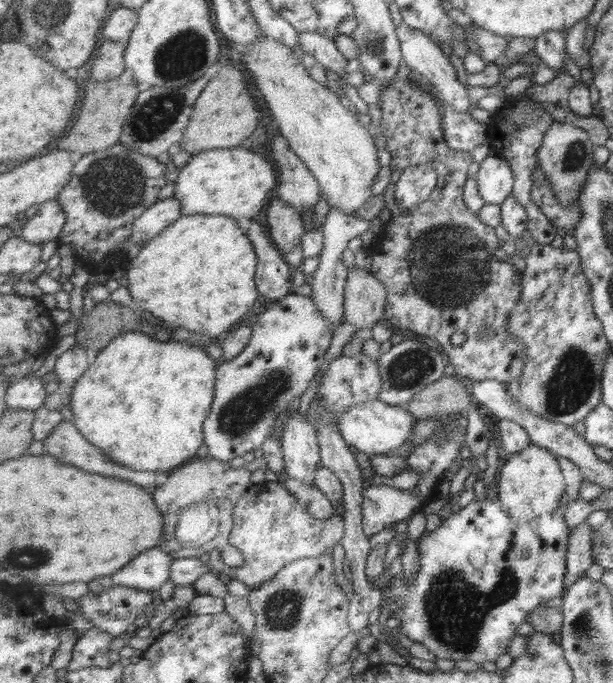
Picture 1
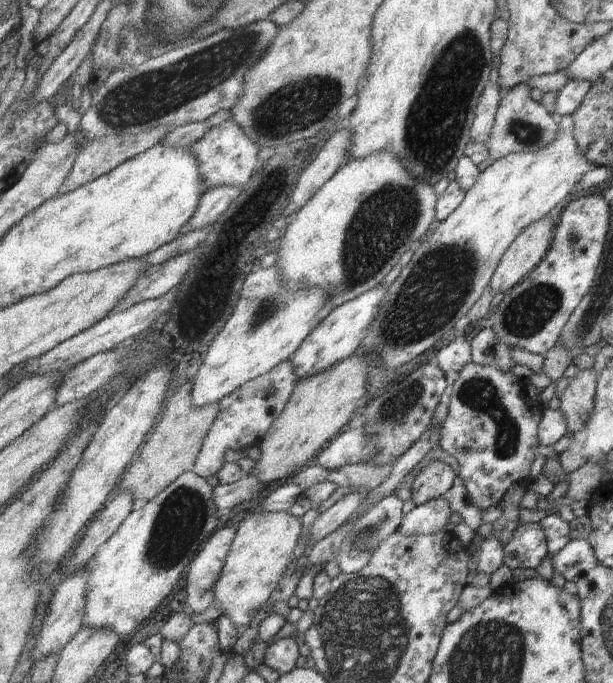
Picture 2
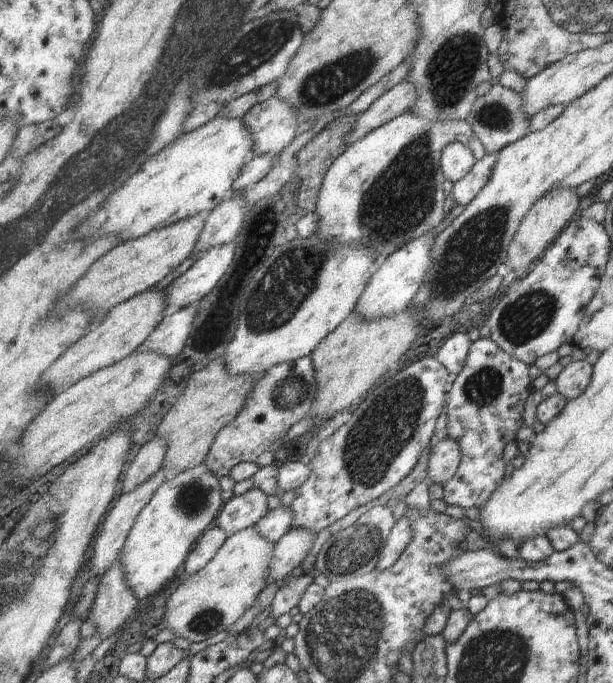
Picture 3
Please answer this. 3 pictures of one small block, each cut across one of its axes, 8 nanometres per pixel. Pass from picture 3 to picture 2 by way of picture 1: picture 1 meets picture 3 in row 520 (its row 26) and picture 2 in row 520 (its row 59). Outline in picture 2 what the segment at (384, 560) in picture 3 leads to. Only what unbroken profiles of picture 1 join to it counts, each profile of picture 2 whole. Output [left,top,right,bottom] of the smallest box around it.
[400,497,452,536]

